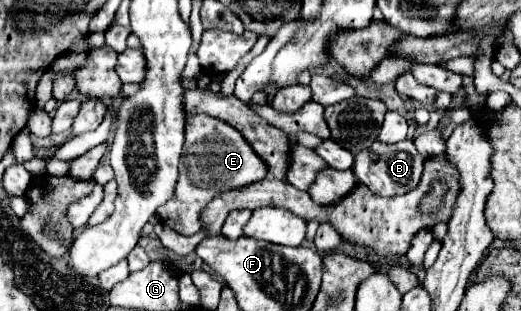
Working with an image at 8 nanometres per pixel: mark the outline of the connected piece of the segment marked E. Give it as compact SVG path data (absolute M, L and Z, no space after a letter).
M187 117L185 145L179 161L179 181L173 199L159 207L159 217L165 225L181 235L195 235L201 229L203 209L223 191L241 189L267 177L267 163L253 151L249 141L225 121L213 117Z

